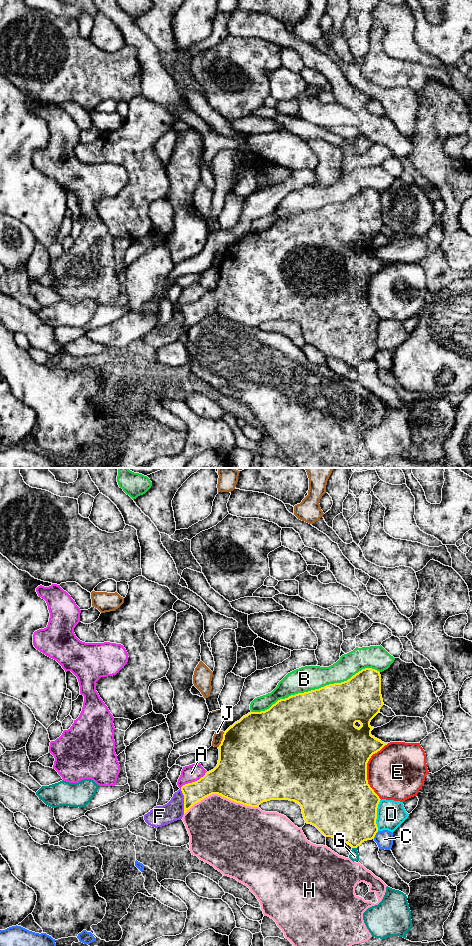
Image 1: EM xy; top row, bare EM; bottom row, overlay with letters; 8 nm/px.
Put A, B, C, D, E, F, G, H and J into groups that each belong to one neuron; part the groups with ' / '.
A / B / C / D / E / F G / H / J

